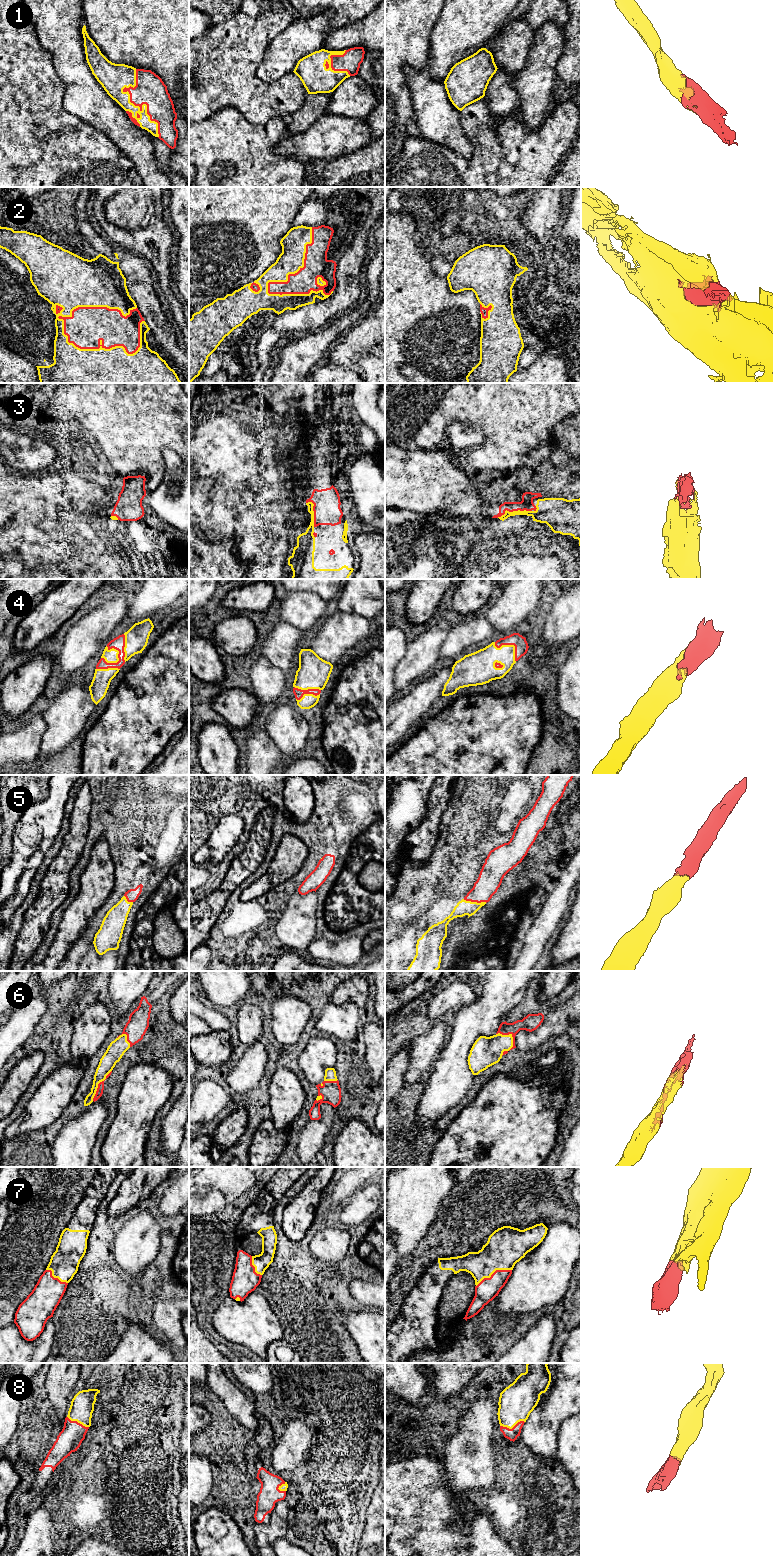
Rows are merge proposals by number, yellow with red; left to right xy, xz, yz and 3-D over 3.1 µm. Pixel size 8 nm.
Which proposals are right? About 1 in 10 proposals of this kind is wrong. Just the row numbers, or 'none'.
1, 2, 3, 4, 5, 6, 7, 8

